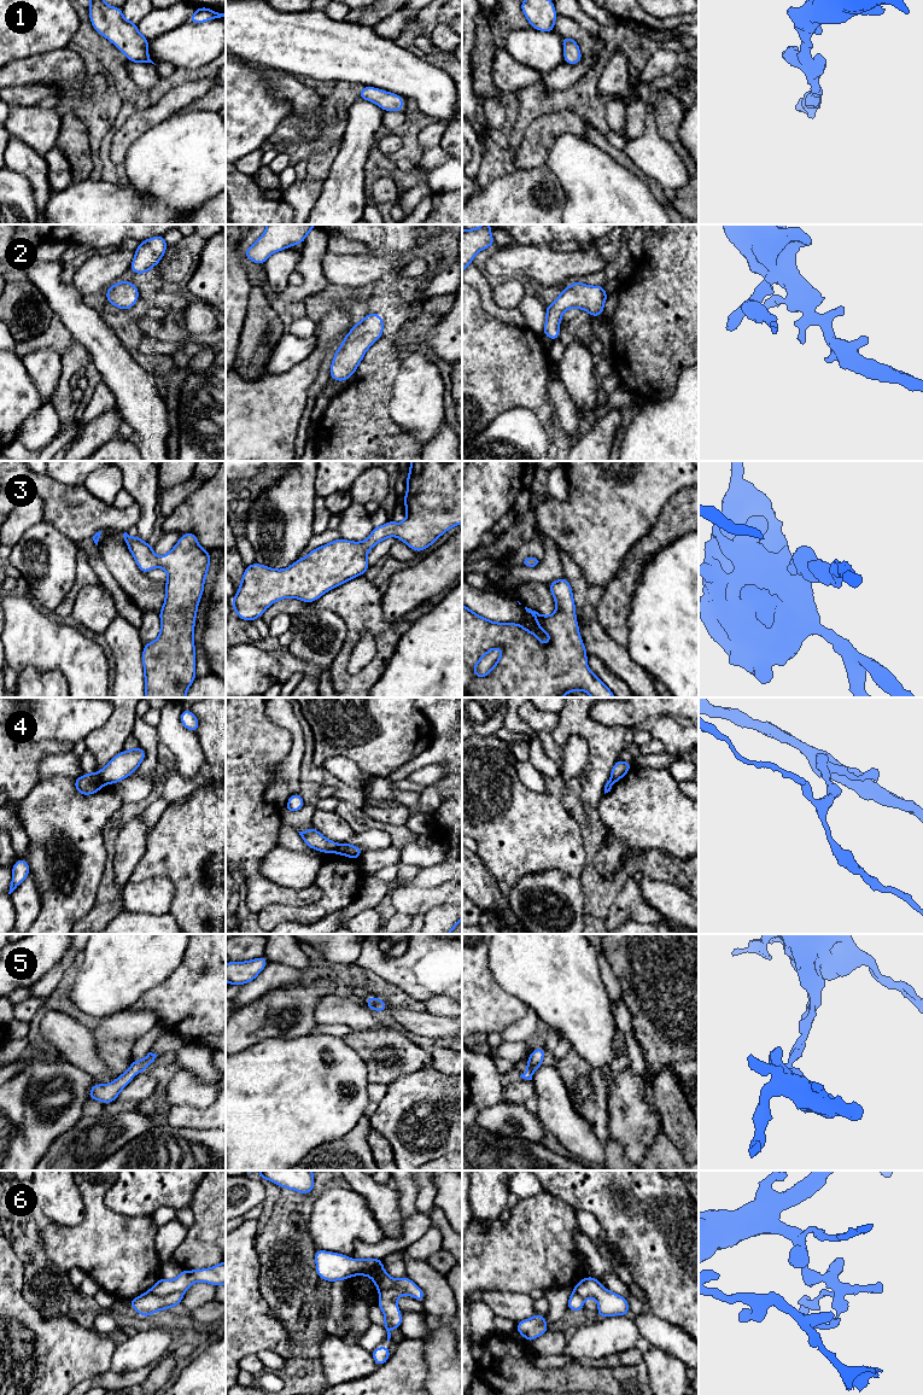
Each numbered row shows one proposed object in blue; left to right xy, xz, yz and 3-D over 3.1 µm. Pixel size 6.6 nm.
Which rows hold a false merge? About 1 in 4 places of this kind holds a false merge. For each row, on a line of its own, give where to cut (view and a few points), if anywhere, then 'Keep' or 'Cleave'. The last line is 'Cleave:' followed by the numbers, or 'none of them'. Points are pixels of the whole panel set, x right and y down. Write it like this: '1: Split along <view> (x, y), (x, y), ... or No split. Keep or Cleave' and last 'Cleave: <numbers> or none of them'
1: No split. Keep
2: No split. Keep
3: No split. Keep
4: Split along xy (97, 774), (104, 783). Cleave
5: No split. Keep
6: Split along xy (183, 1290), (164, 1295), (147, 1293). Cleave
Cleave: 4, 6

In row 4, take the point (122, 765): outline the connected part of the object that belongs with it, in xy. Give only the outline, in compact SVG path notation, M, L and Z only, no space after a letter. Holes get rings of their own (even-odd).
M140 747L115 755L97 775L104 784L117 783L130 776L144 761L146 753Z

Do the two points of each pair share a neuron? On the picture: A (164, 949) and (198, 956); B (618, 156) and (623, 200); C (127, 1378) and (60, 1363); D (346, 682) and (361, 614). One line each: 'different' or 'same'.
A: different
B: different
C: different
D: same

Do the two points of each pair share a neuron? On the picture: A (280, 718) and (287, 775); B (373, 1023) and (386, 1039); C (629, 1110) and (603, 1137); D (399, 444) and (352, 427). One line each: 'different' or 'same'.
A: same
B: different
C: different
D: same

